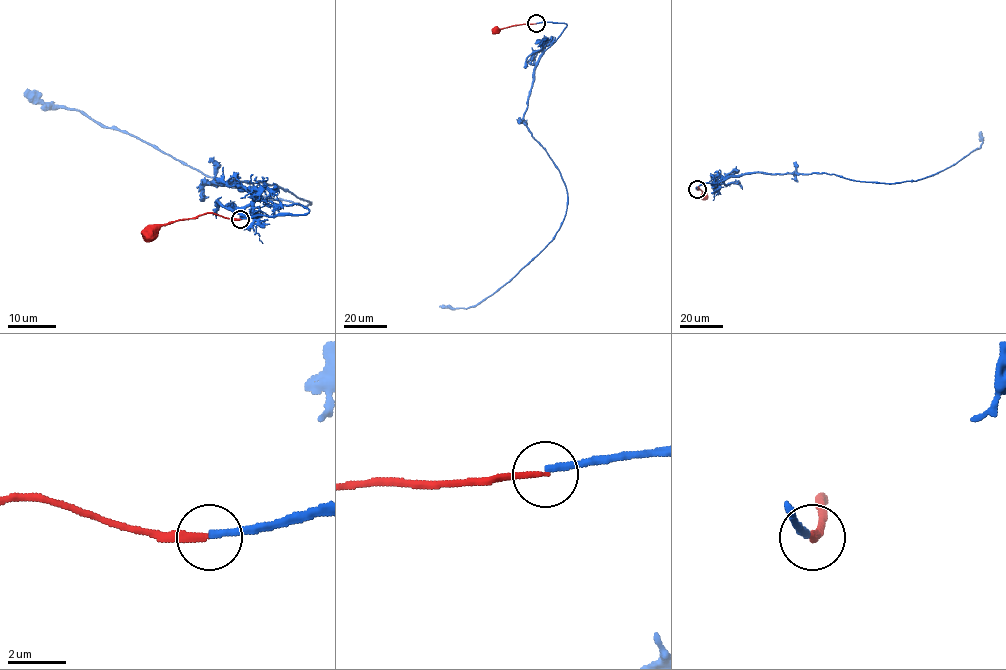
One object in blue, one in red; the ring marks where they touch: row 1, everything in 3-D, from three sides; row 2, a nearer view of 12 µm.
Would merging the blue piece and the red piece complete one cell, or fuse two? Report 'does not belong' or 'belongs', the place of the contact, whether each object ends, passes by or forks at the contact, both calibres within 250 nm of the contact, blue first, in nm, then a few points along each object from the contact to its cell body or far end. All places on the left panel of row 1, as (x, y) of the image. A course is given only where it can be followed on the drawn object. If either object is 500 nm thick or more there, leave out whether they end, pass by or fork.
does not belong; place (240, 219); blue ends; red ends; calibres 240 and 240 nm; course blue (239, 219), (308, 209), (265, 201), (236, 182), (210, 183), (276, 184), (311, 202), (231, 188), (23, 92); course red (239, 219), (204, 213), (160, 224), (152, 231)

